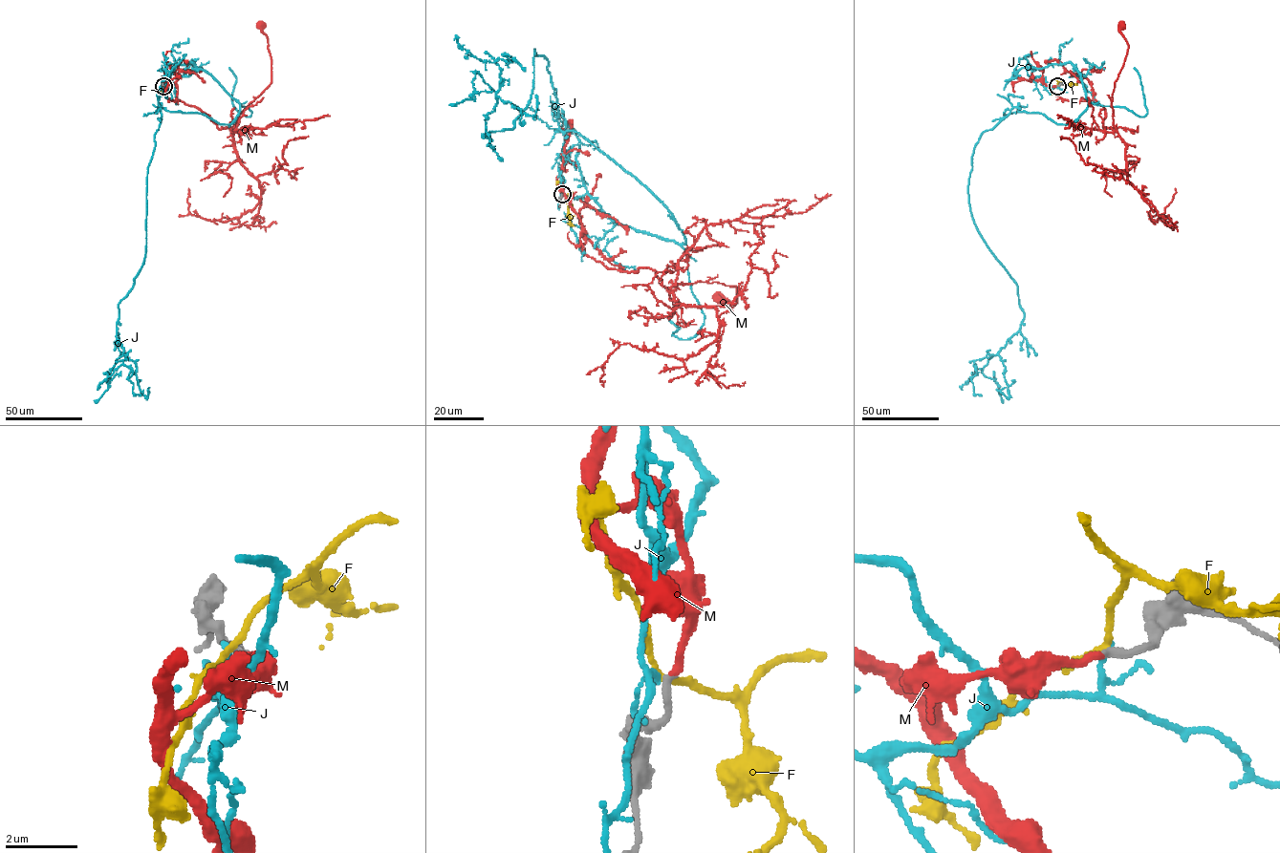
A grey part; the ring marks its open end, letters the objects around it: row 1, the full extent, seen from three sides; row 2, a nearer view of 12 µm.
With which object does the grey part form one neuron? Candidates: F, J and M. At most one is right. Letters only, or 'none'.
M

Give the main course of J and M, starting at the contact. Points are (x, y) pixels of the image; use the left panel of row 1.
J: (163, 85), (172, 68), (191, 62), (240, 111), (223, 124), (161, 109), (145, 254), (117, 325), (141, 395)
M: (163, 85), (169, 99), (199, 108), (218, 128), (232, 132), (239, 114), (271, 81), (260, 25)

